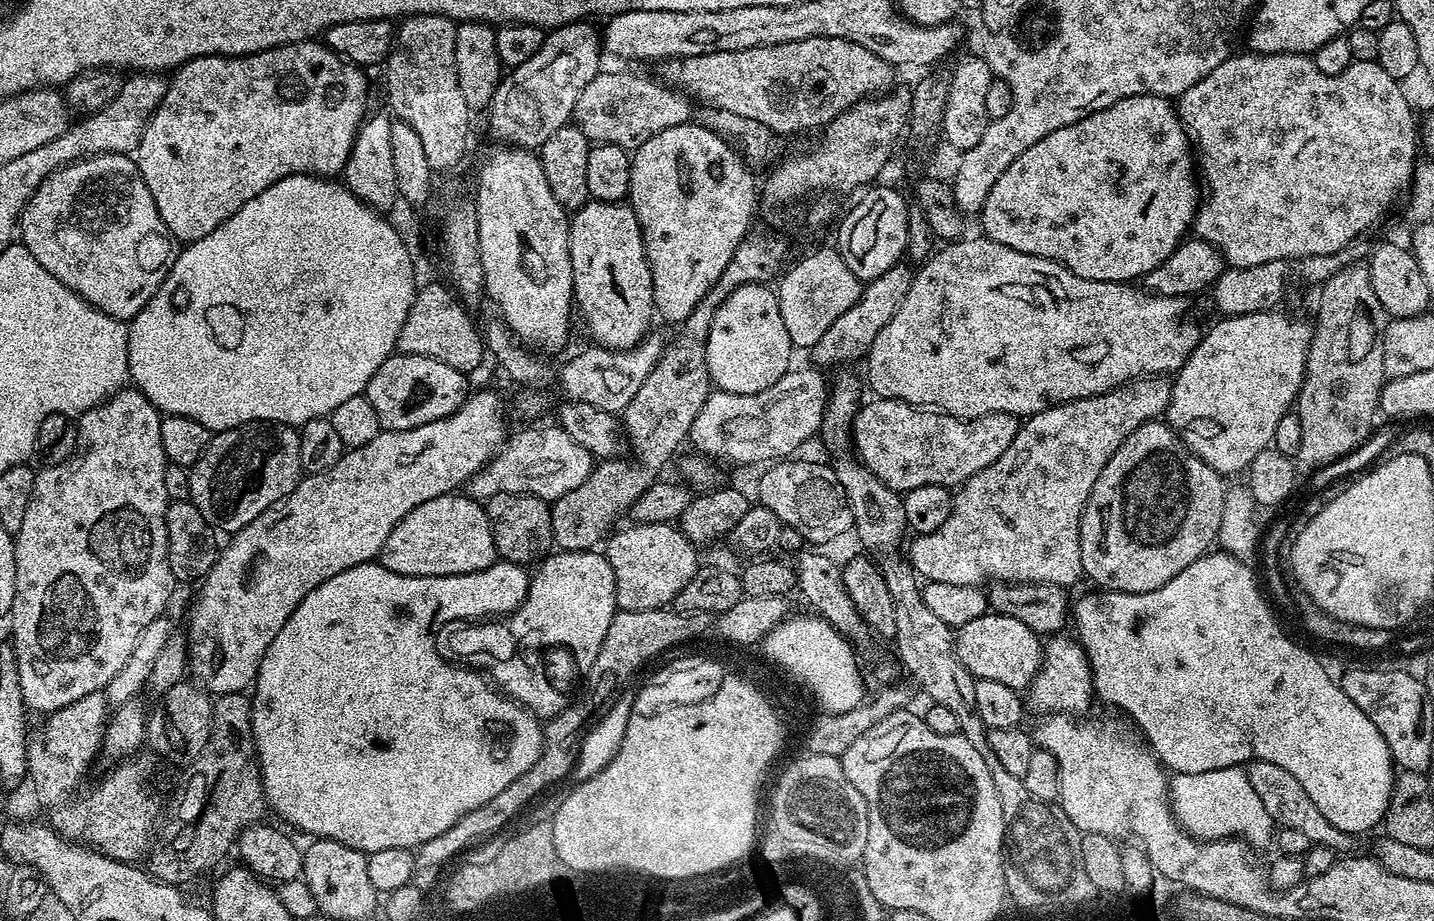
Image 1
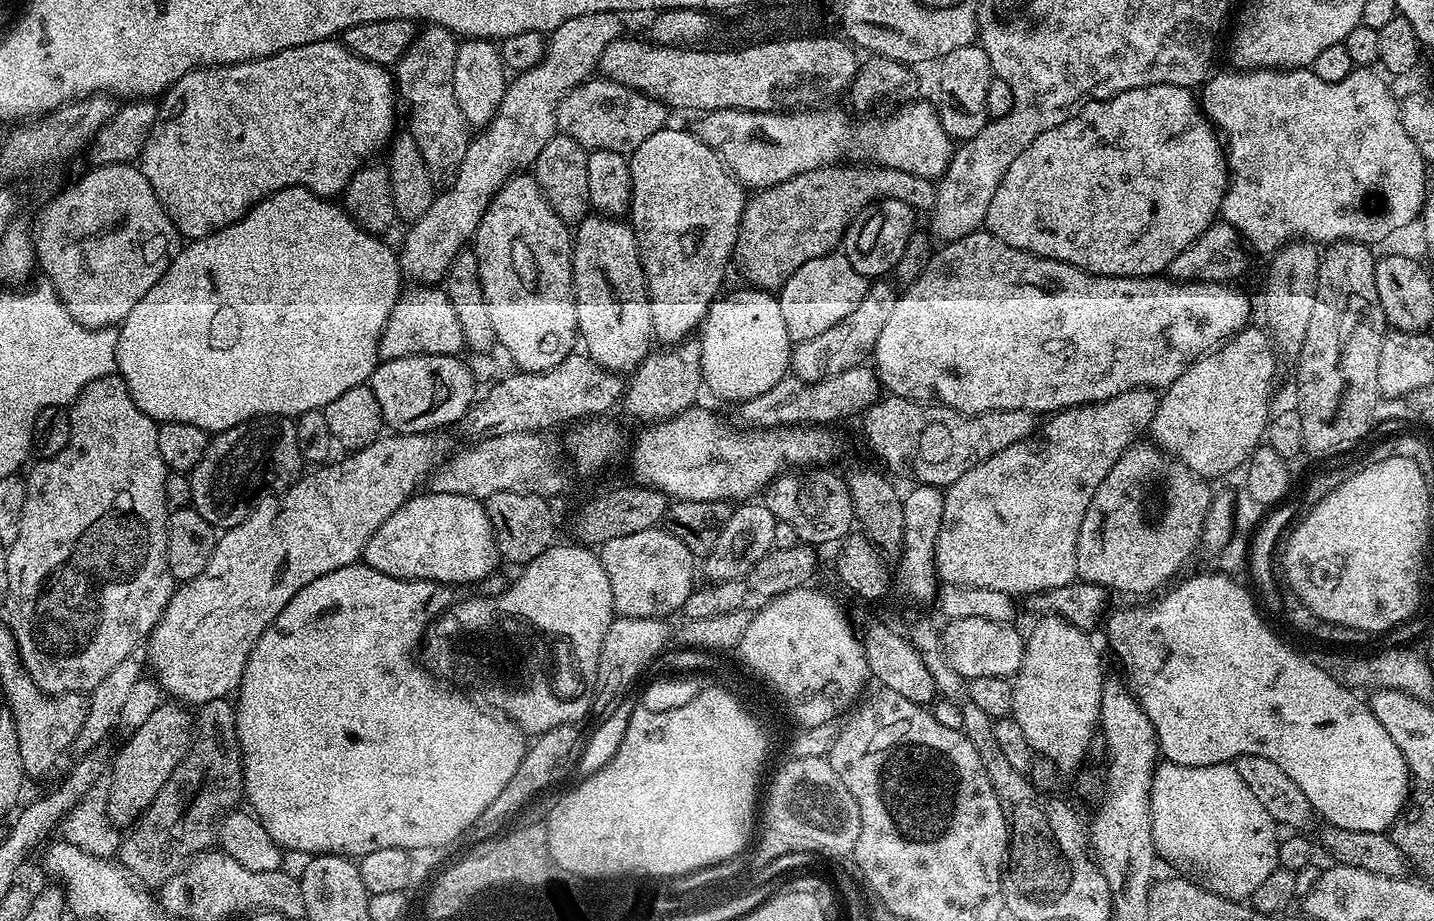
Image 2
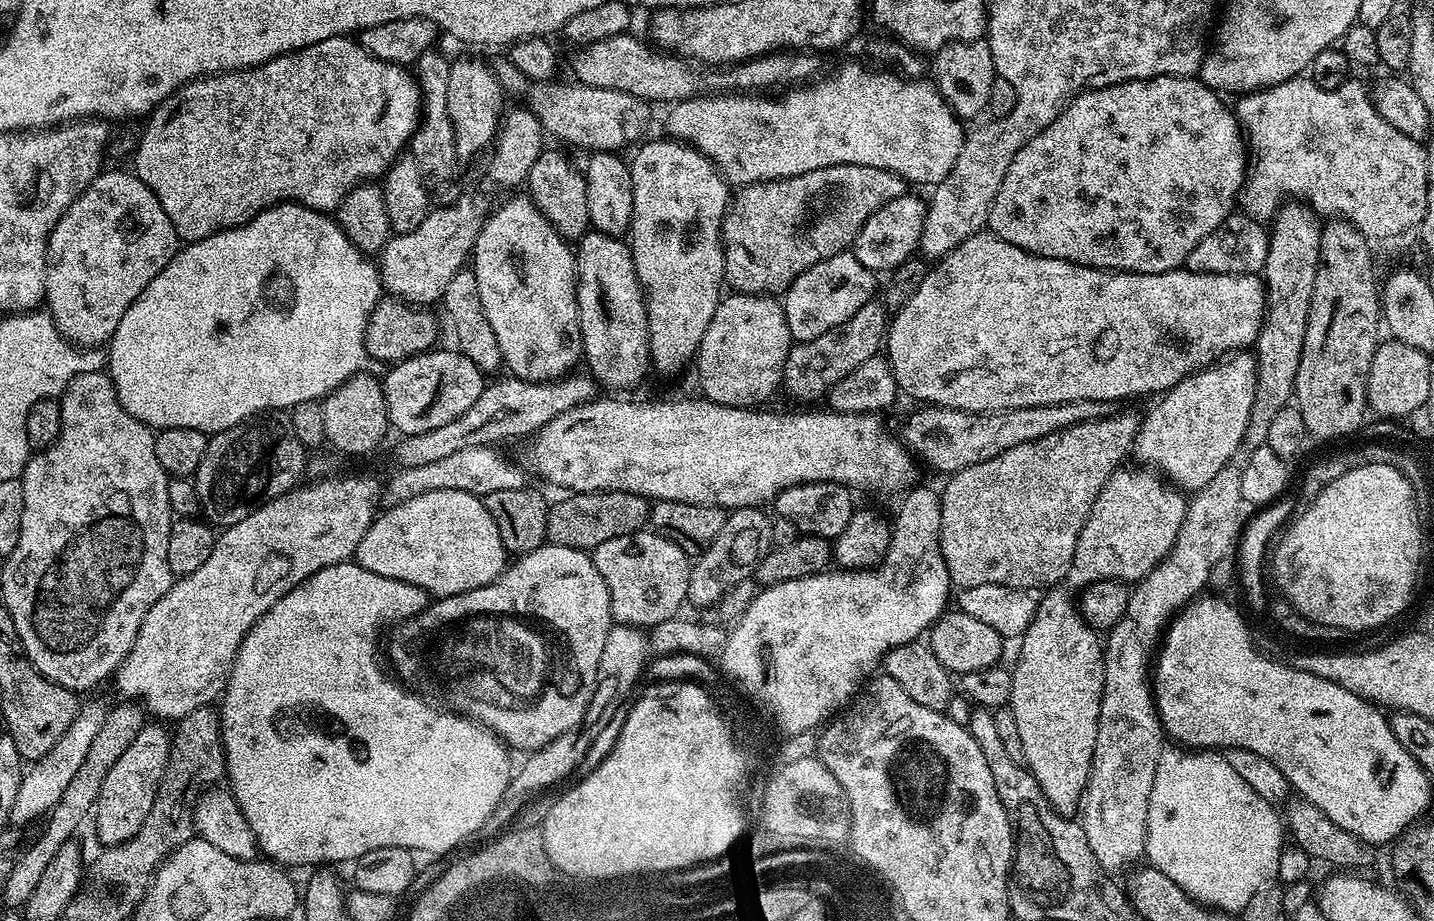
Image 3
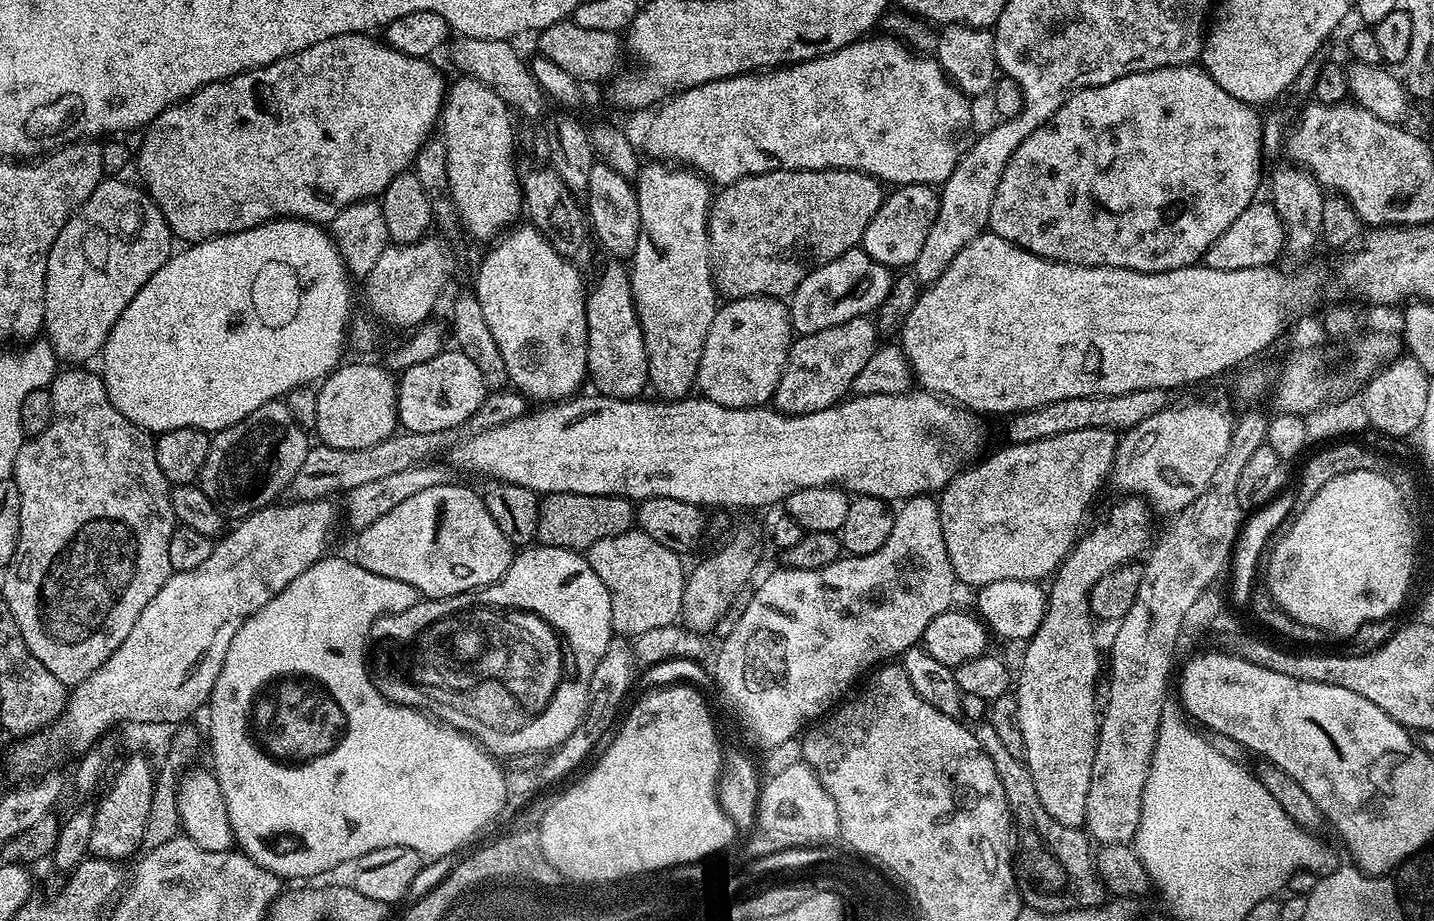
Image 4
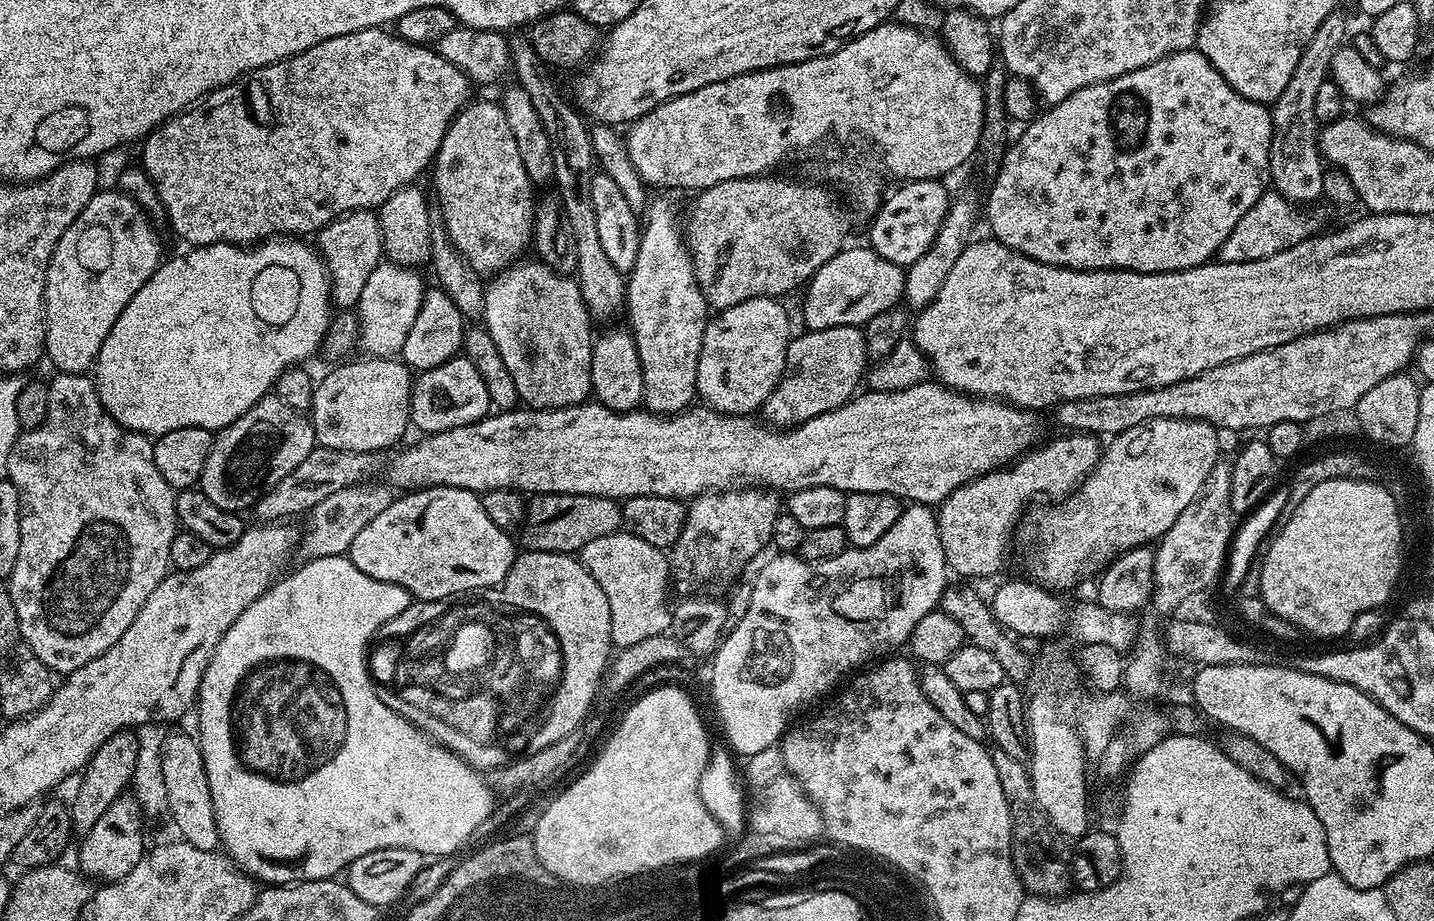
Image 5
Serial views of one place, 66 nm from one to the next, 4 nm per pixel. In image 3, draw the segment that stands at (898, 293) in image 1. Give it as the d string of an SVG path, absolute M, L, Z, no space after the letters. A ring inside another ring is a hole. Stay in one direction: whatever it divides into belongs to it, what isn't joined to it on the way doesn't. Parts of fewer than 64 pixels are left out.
M873 298L858 310L846 322L837 328L826 330L826 334L818 334L813 340L801 340L793 343L786 358L784 367L783 387L796 400L816 400L823 397L840 381L843 376L850 374L866 358L877 355L881 351L882 341L890 323L889 313L879 299Z

